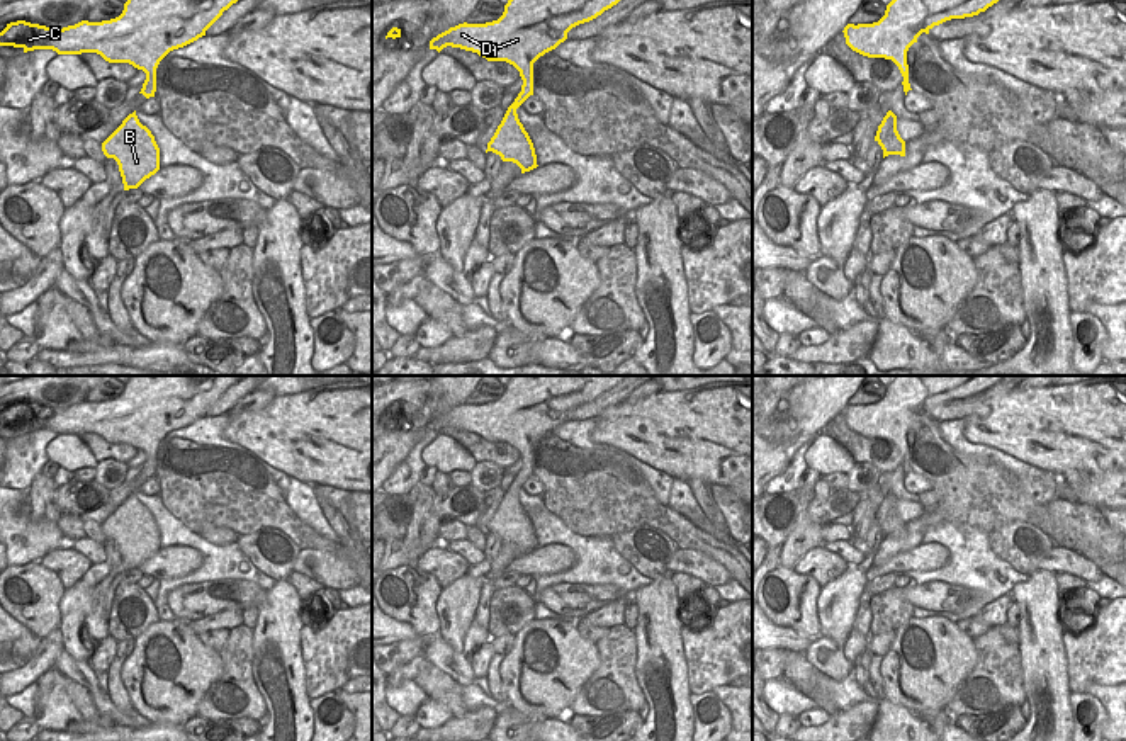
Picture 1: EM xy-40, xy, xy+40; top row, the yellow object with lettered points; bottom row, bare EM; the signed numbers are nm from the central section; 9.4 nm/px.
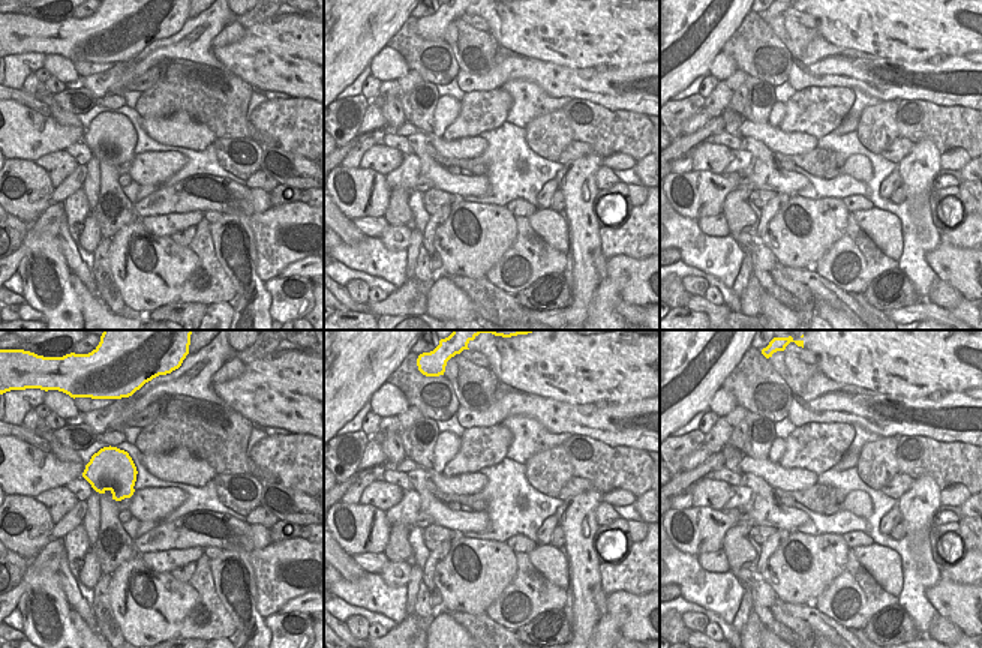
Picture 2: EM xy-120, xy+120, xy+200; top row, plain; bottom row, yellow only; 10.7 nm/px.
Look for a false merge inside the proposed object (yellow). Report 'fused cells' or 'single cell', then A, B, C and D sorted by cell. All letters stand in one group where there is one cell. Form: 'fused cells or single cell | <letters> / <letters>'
single cell | A B C D

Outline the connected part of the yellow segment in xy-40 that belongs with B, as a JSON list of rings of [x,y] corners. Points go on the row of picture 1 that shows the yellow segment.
[[[136,110],[102,143],[102,151],[117,161],[124,190],[138,189],[160,170],[160,148]]]

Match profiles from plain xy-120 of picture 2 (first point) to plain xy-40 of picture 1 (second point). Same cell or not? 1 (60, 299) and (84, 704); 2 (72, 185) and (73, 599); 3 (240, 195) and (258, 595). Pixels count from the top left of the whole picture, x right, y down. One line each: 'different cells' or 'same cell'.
1: different cells
2: different cells
3: same cell

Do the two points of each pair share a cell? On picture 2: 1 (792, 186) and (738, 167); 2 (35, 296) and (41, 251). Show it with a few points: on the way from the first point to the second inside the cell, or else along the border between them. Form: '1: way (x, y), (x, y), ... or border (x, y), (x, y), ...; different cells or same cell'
1: border (744, 147), (751, 155), (751, 161), (741, 174); different cells
2: way (41, 285), (41, 261); same cell

